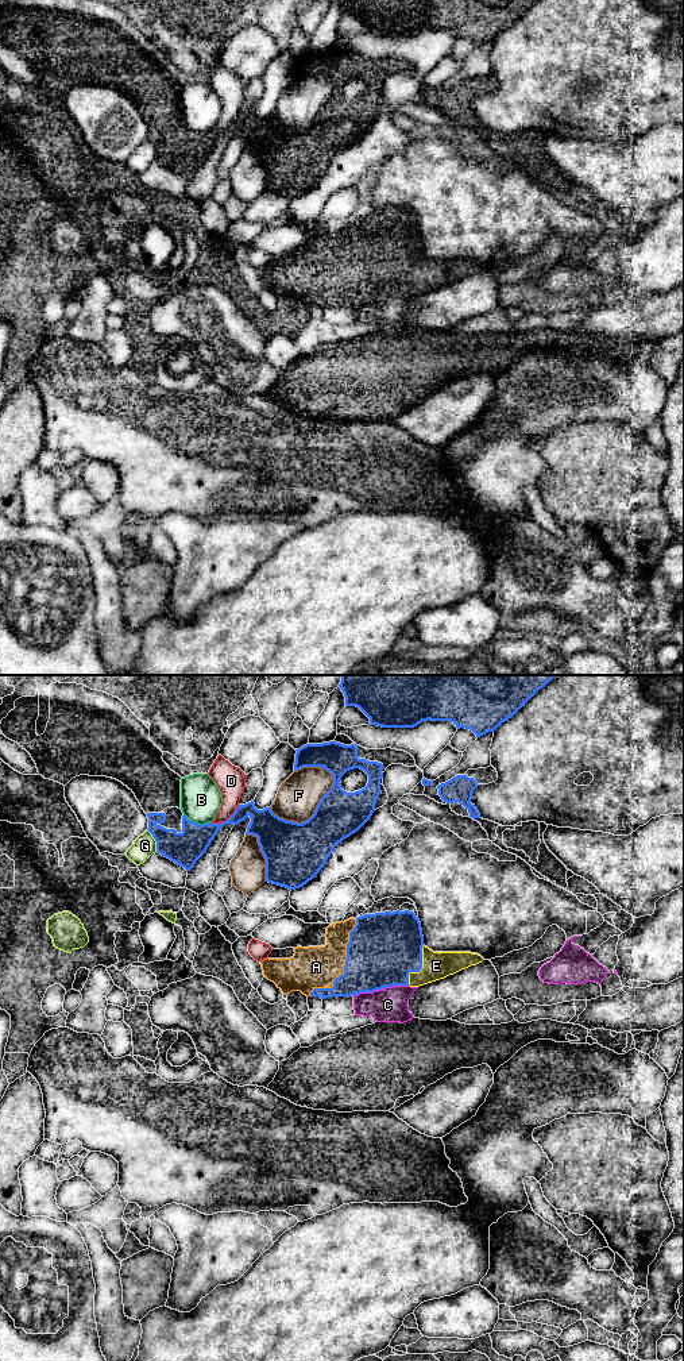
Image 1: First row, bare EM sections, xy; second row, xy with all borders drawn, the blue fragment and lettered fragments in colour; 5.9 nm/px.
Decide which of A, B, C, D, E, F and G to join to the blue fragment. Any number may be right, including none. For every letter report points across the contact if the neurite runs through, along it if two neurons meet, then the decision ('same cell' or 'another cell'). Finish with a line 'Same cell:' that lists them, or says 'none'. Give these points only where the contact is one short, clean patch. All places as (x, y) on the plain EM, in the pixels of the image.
A: another cell
B: another cell
C: another cell
D: another cell
E: another cell
F: another cell
G: along xy (147, 138), (155, 150), (157, 159) | another cell
Same cell: none

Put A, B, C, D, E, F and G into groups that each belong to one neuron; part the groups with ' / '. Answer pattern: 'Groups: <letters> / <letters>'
Groups: A E / B / C / D / F / G

